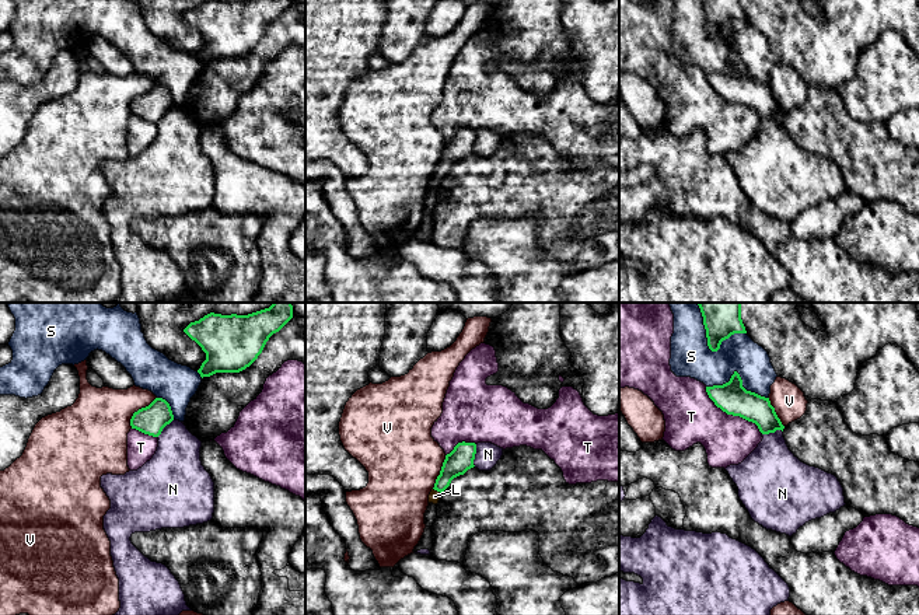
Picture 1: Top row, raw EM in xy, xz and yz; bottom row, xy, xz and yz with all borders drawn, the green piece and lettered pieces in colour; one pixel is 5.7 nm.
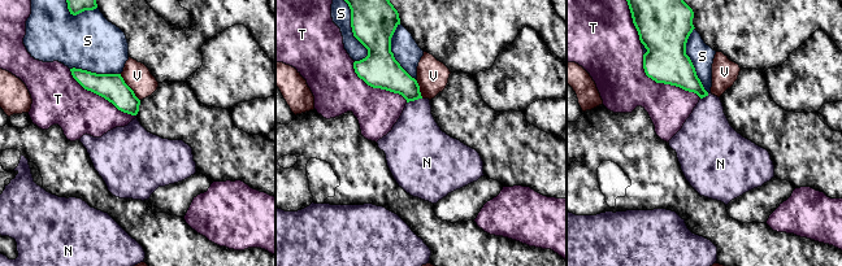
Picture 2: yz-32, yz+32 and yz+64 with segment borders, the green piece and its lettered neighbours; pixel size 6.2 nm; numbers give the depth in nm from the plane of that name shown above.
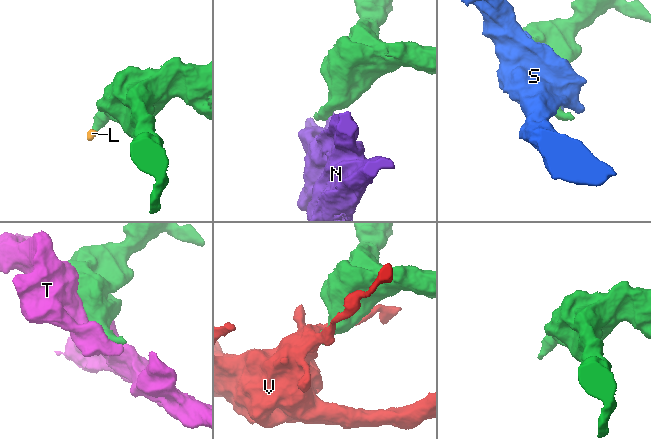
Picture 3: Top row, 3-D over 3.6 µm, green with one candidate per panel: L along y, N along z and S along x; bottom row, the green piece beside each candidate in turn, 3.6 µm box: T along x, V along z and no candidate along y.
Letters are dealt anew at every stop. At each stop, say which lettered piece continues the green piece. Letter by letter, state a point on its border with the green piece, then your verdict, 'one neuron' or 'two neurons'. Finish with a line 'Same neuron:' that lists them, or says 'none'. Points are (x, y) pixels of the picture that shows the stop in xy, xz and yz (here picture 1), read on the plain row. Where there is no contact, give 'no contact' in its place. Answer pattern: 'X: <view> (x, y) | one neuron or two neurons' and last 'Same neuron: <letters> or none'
L: xz (437, 177) | one neuron
N: xz (474, 142) | two neurons
S: yz (712, 37) | two neurons
T: yz (731, 100) | two neurons
V: xy (139, 95) | two neurons
Same neuron: L

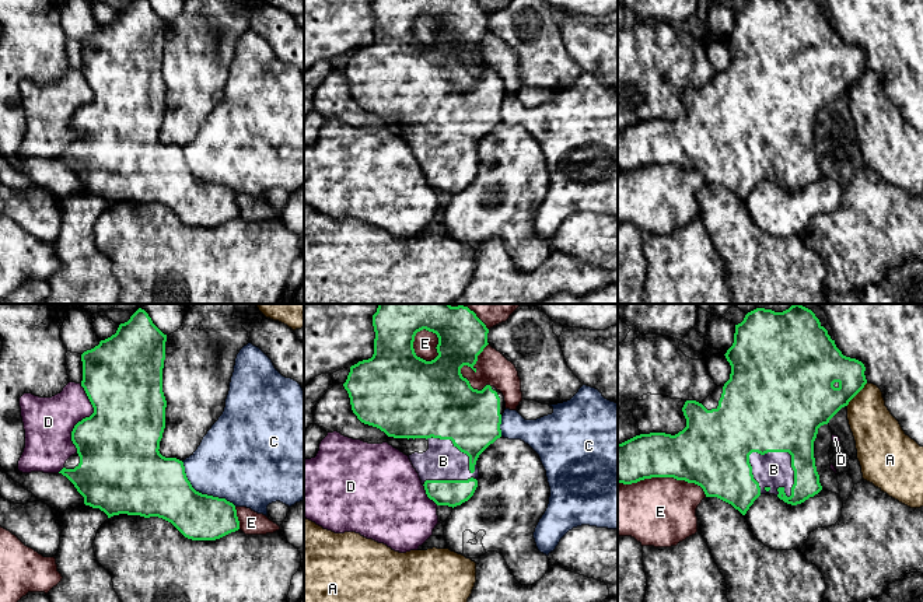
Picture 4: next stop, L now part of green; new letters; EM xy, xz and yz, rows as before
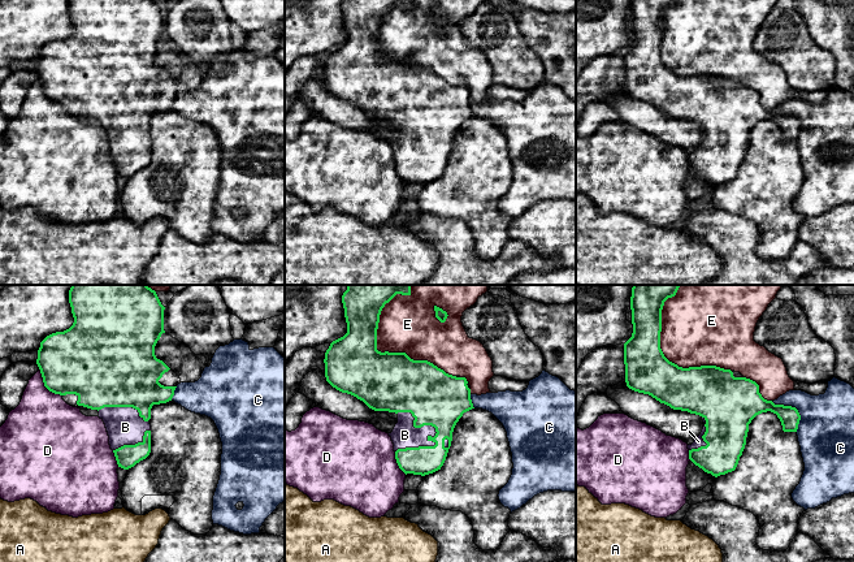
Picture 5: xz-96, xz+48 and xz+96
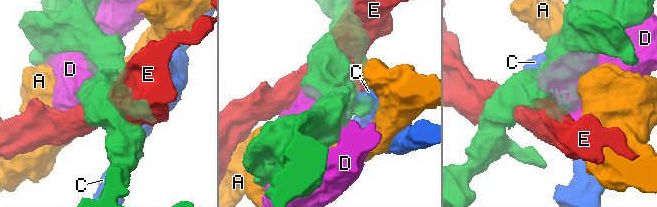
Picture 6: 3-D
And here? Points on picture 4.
A: yz (857, 79) | two neurons
B: yz (789, 139) | one neuron
C: xy (200, 179) | two neurons
D: xy (86, 104) | two neurons
E: yz (664, 163) | two neurons
Same neuron: B

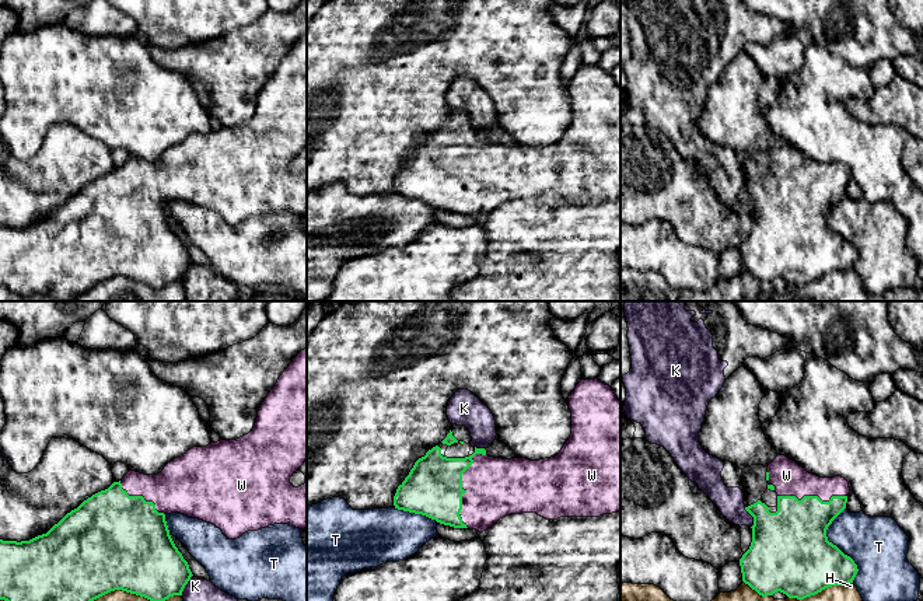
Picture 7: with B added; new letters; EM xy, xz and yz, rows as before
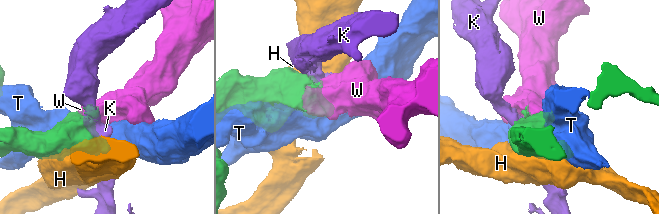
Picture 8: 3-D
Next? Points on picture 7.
H: yz (820, 278) | two neurons
K: xy (186, 269) | two neurons
T: yz (835, 231) | two neurons
W: xz (461, 174) | one neuron
Same neuron: W

